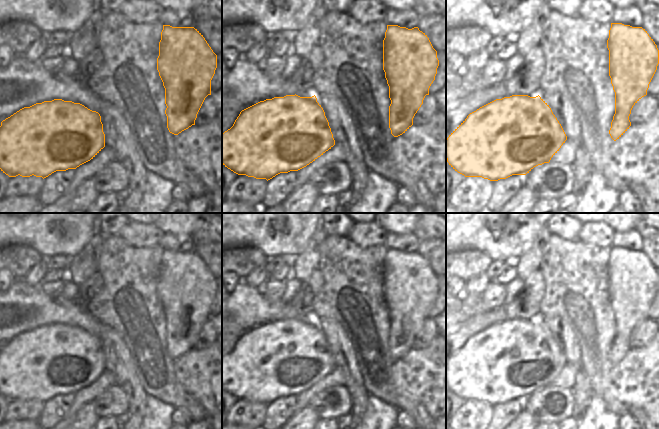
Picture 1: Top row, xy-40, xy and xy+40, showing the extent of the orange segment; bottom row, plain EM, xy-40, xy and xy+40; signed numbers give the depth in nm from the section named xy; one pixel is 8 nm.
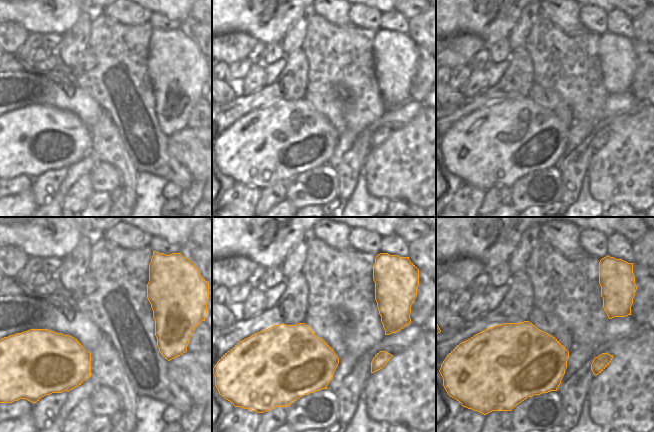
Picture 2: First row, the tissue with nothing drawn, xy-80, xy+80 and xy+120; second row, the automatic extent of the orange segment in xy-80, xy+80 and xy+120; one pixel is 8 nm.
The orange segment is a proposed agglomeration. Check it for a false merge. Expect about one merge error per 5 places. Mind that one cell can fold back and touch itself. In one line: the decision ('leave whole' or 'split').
leave whole

